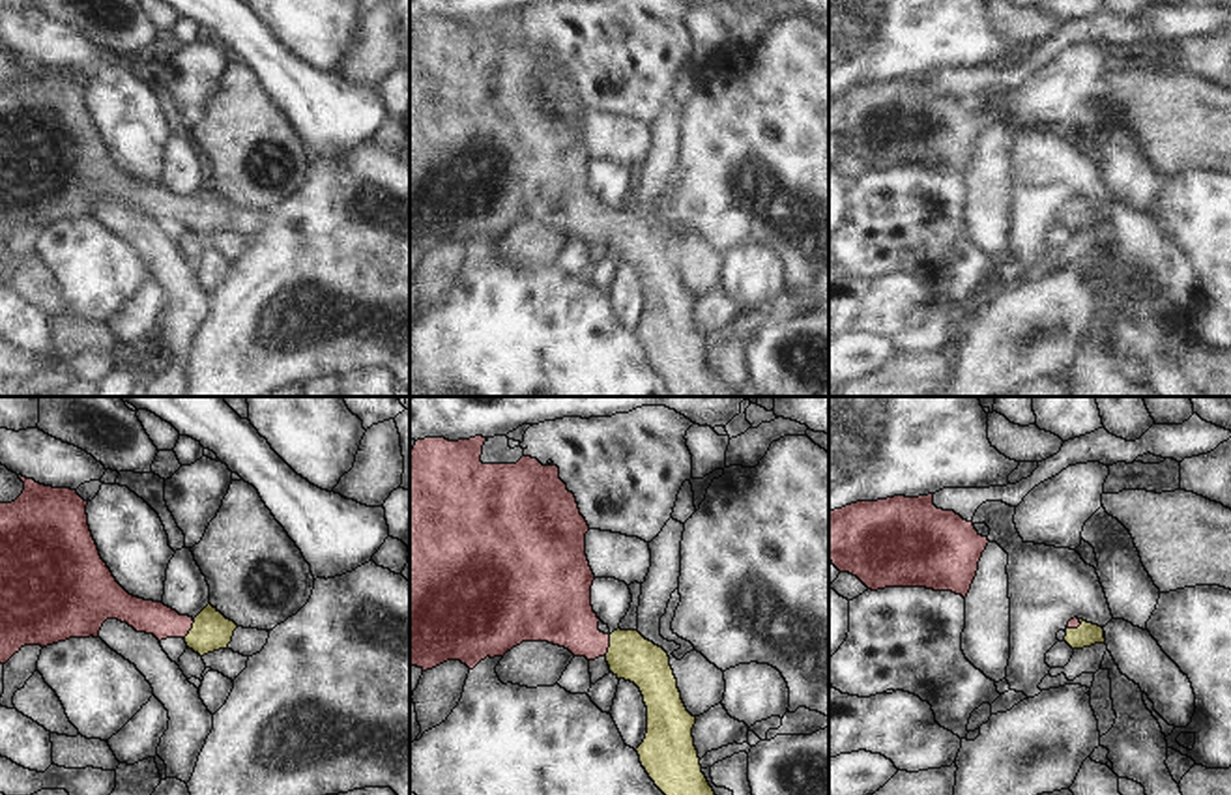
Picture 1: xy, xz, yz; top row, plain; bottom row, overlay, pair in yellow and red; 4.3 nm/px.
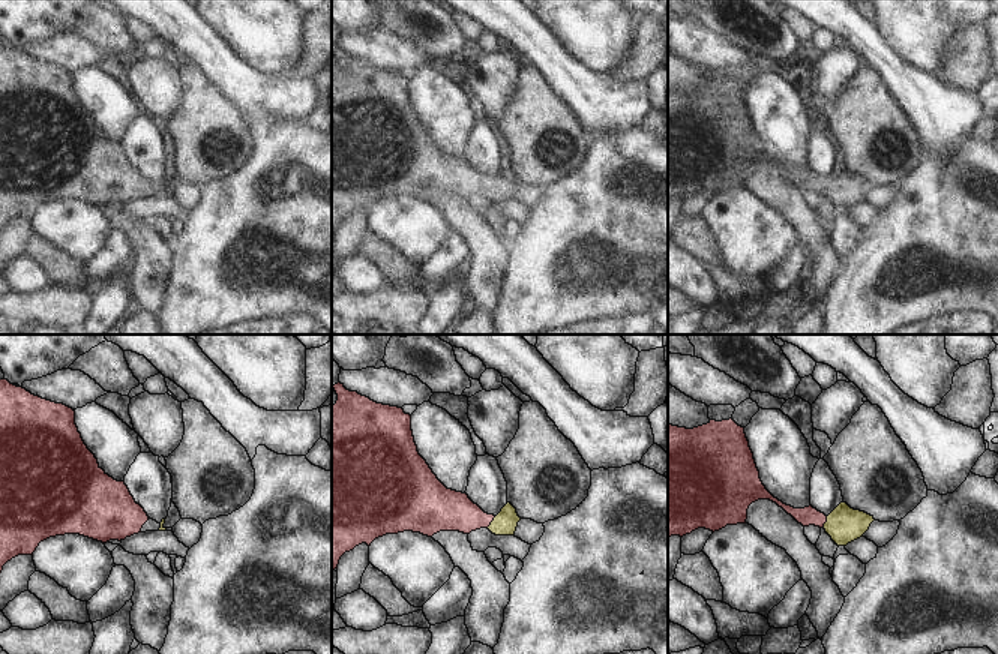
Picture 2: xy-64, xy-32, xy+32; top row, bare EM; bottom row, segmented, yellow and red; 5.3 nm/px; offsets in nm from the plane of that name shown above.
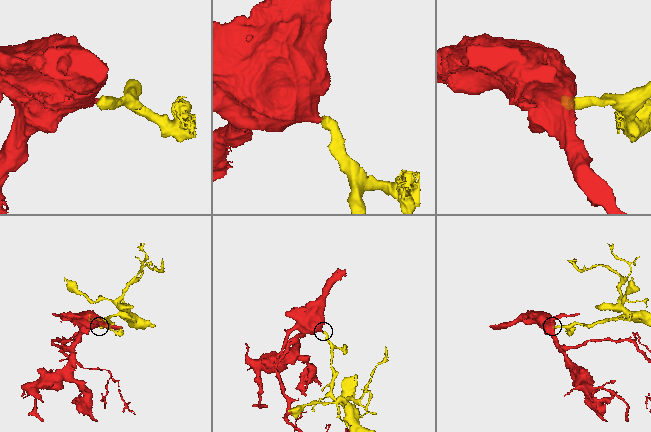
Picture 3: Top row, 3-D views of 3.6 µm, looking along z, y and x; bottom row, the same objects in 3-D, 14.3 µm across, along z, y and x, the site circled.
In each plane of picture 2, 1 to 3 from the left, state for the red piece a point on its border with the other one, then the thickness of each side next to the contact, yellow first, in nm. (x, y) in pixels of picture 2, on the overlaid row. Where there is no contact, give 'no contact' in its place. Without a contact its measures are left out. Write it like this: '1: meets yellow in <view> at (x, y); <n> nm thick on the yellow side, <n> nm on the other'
1: no contact
2: meets yellow in xy-32 at (491, 522); 130 nm thick on the yellow side, 220 nm on the other
3: meets yellow in xy+32 at (827, 521); 190 nm thick on the yellow side, 100 nm on the other

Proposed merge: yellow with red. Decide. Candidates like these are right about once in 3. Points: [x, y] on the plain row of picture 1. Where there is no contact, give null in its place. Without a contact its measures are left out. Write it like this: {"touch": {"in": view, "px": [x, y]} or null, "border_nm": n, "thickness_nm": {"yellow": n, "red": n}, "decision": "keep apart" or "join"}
{"touch": {"in": "xz", "px": [610, 227]}, "border_nm": 100, "thickness_nm": {"yellow": 200, "red": 260}, "decision": "join"}

